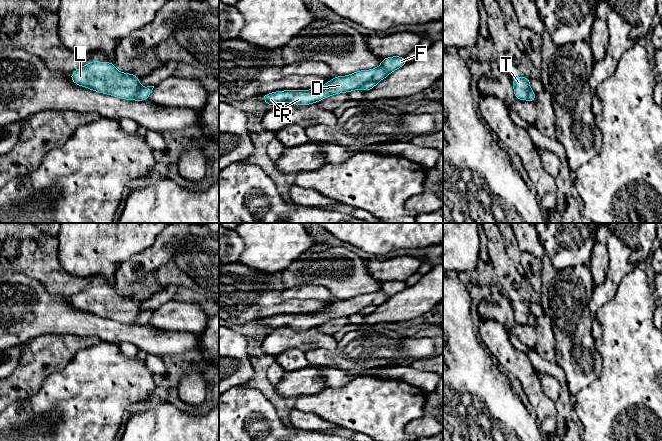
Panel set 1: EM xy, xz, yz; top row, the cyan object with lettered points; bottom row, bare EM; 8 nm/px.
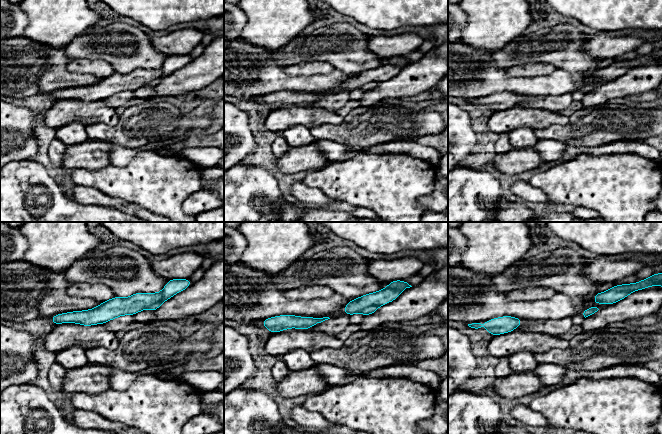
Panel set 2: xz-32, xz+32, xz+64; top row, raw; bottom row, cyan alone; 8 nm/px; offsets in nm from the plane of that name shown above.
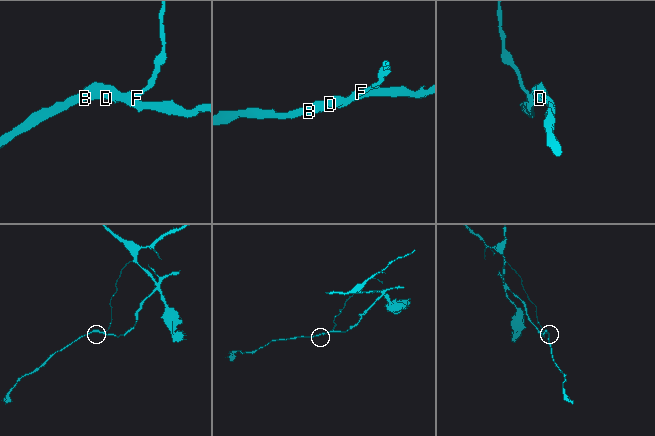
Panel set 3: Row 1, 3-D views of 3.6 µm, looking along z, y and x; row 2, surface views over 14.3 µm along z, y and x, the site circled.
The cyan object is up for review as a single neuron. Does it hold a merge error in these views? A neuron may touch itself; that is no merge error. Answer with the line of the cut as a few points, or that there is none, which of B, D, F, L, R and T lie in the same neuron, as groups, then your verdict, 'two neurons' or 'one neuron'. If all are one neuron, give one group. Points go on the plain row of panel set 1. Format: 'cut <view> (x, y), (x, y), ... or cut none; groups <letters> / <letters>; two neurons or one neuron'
cut xz (376, 305), (367, 305), (358, 312); groups B D L R T / F; two neurons

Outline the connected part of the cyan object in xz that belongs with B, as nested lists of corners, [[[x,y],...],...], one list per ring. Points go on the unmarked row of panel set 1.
[[[379,290],[371,294],[360,294],[347,300],[336,300],[317,313],[282,314],[261,319],[260,322],[268,327],[270,331],[281,327],[309,329],[335,318],[357,314],[367,306],[379,306],[389,298],[382,290]]]

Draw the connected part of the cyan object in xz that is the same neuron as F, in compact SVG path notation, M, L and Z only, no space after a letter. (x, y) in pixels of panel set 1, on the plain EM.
M393 280L393 281L383 282L381 285L381 290L386 295L391 297L391 296L397 294L398 292L404 290L407 287L408 287L408 285L405 281Z

